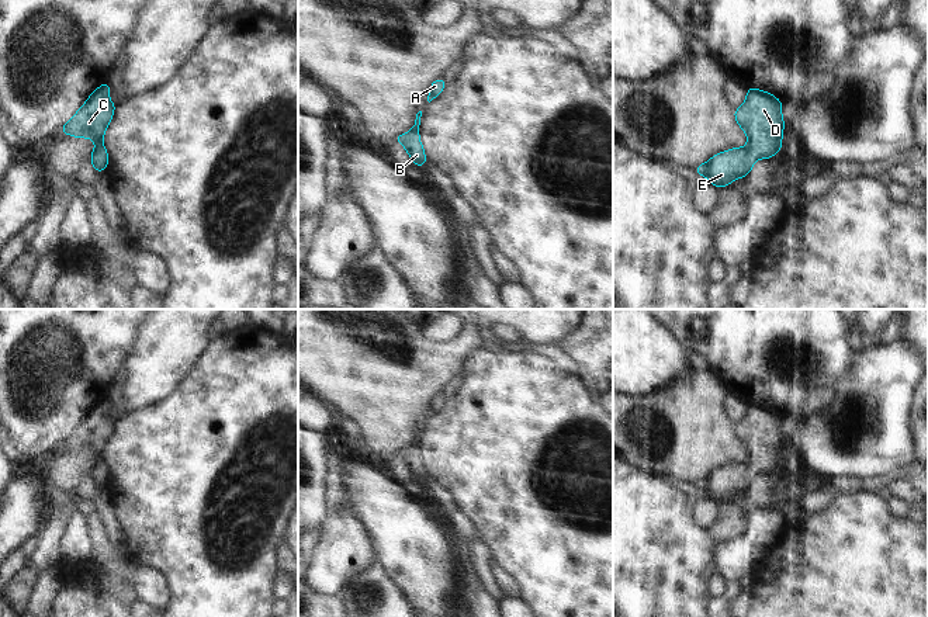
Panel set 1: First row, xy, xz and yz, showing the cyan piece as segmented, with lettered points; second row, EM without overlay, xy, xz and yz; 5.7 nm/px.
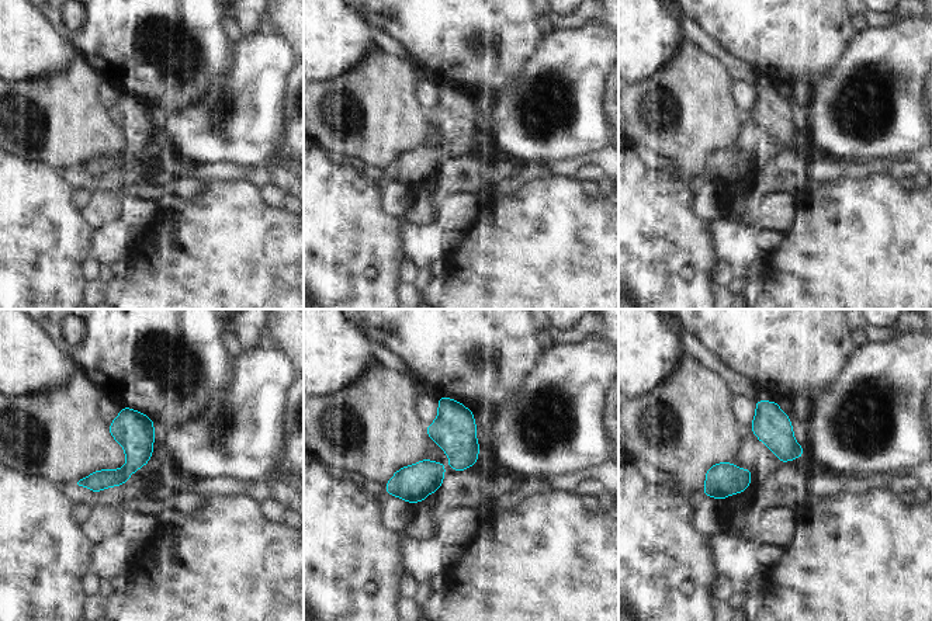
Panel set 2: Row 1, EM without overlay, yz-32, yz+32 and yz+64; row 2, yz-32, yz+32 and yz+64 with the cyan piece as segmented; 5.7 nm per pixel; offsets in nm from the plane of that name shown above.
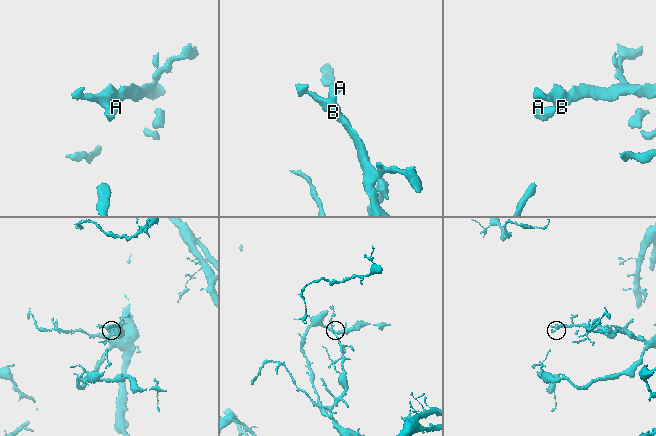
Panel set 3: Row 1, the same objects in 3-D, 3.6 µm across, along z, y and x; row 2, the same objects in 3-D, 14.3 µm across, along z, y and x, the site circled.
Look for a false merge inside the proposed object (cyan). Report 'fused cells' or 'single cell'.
single cell

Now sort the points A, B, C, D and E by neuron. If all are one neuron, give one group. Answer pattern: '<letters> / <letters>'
A B C D E

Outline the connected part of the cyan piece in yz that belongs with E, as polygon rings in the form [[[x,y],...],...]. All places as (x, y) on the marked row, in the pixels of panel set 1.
[[[748,87],[745,103],[734,111],[737,124],[744,129],[748,145],[714,155],[695,167],[716,187],[727,187],[734,178],[747,176],[755,159],[769,159],[782,150],[782,101],[771,93]]]

